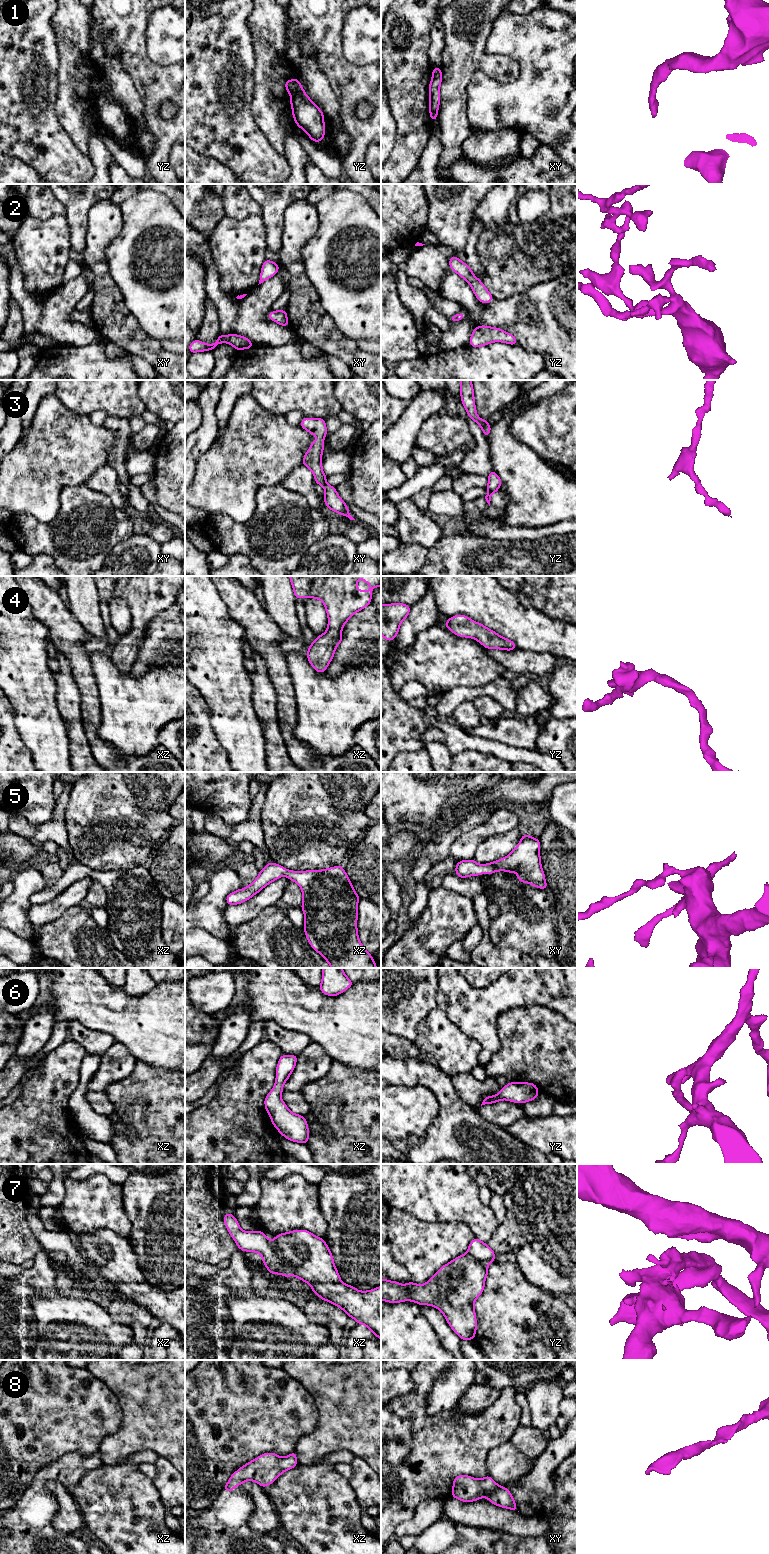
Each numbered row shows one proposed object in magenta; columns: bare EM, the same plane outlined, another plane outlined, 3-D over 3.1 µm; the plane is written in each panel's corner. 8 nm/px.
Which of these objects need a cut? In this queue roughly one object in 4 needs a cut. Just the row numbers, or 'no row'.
7

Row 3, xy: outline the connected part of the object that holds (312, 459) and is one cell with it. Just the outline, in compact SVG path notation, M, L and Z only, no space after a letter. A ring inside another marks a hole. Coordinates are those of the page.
M306 417L300 422L299 426L304 428L310 434L318 437L317 440L312 441L310 448L305 453L302 465L312 471L315 483L321 485L325 489L323 499L326 507L335 513L348 517L350 520L355 520L350 515L346 503L336 492L336 487L332 487L326 482L327 476L324 474L322 469L322 453L325 446L323 439L326 437L328 432L325 420L322 418Z

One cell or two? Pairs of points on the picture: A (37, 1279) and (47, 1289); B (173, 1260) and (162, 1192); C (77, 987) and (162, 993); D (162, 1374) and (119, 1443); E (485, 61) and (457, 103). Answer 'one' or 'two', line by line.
A: one
B: one
C: one
D: one
E: one

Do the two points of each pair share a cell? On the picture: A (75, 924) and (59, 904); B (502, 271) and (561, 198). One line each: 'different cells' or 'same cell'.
A: different cells
B: same cell

